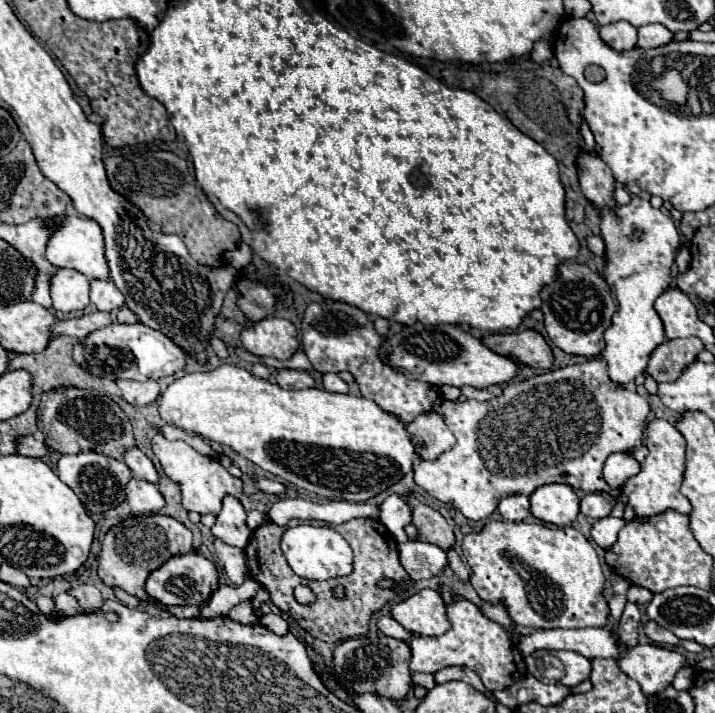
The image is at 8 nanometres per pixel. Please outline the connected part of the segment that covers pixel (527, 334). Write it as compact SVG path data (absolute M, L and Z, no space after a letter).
M522 331L522 333L490 333L482 337L482 343L490 347L498 355L506 355L520 365L550 369L554 363L552 349L544 341L538 331Z

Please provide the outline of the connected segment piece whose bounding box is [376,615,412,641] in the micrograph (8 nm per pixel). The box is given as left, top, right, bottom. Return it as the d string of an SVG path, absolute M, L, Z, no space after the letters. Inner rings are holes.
M390 615L380 617L380 619L376 621L376 625L378 625L378 629L380 629L384 635L394 637L394 639L400 639L400 641L408 641L408 639L412 637L398 621L394 621Z

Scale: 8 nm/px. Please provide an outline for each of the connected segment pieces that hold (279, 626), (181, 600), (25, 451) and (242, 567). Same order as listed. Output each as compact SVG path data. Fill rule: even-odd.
M268 613L268 615L260 617L260 623L262 623L264 627L268 627L270 631L278 633L278 635L284 635L284 633L288 631L288 623L286 623L286 619L284 619L282 615L276 615L276 613Z
M198 553L174 555L162 567L152 571L146 579L146 593L162 605L204 605L218 589L216 567Z
M26 435L26 437L20 437L18 439L18 453L20 455L26 455L26 457L46 457L50 455L50 449L46 447L44 441L36 441L34 437Z
M214 539L214 551L228 575L228 579L234 585L244 583L244 579L248 577L248 567L246 567L246 553L244 549L238 547L230 547L226 543L222 543L220 539Z

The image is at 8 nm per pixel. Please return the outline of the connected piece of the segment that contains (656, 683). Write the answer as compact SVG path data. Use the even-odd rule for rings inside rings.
M636 645L620 659L620 669L638 681L646 697L664 691L684 665L686 657L682 653L658 645Z

